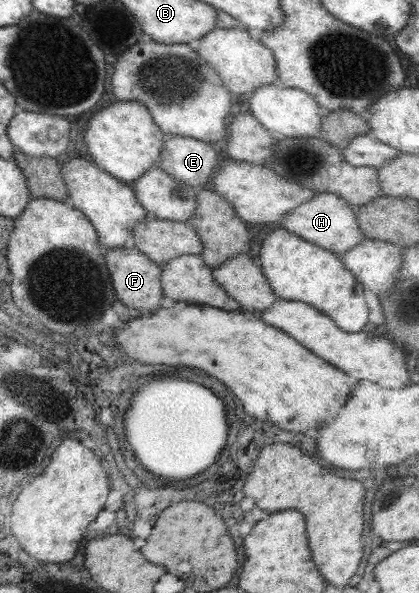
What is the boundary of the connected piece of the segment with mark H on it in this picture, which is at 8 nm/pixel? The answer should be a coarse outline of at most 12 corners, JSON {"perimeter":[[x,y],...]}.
{"perimeter":[[317,193],[277,223],[337,256],[364,239],[354,206]]}

